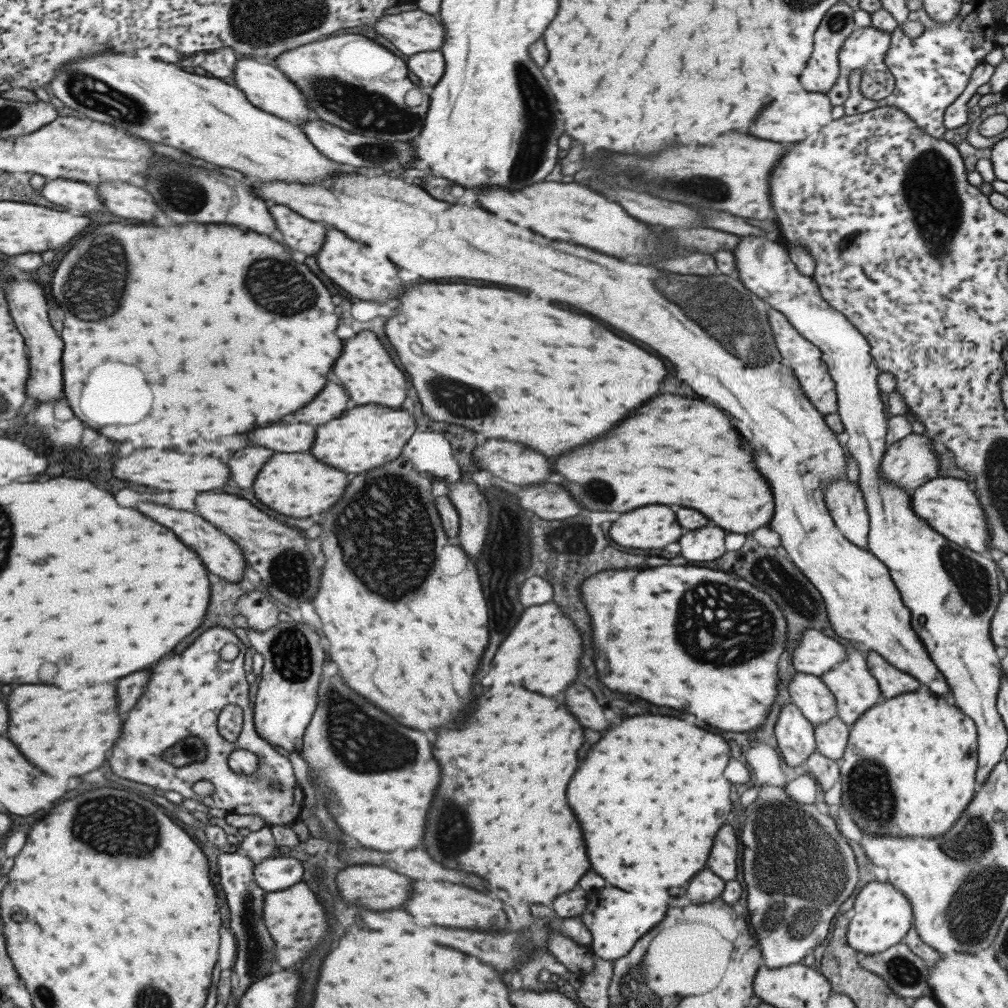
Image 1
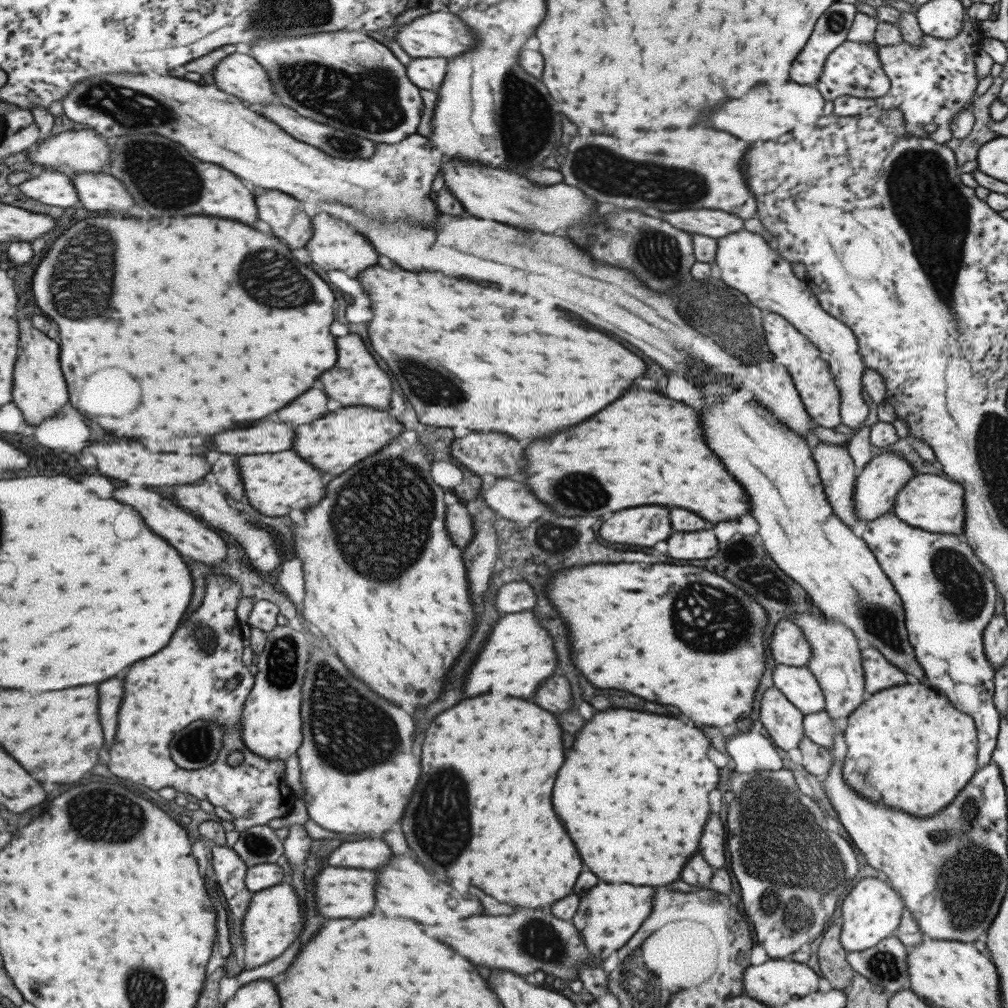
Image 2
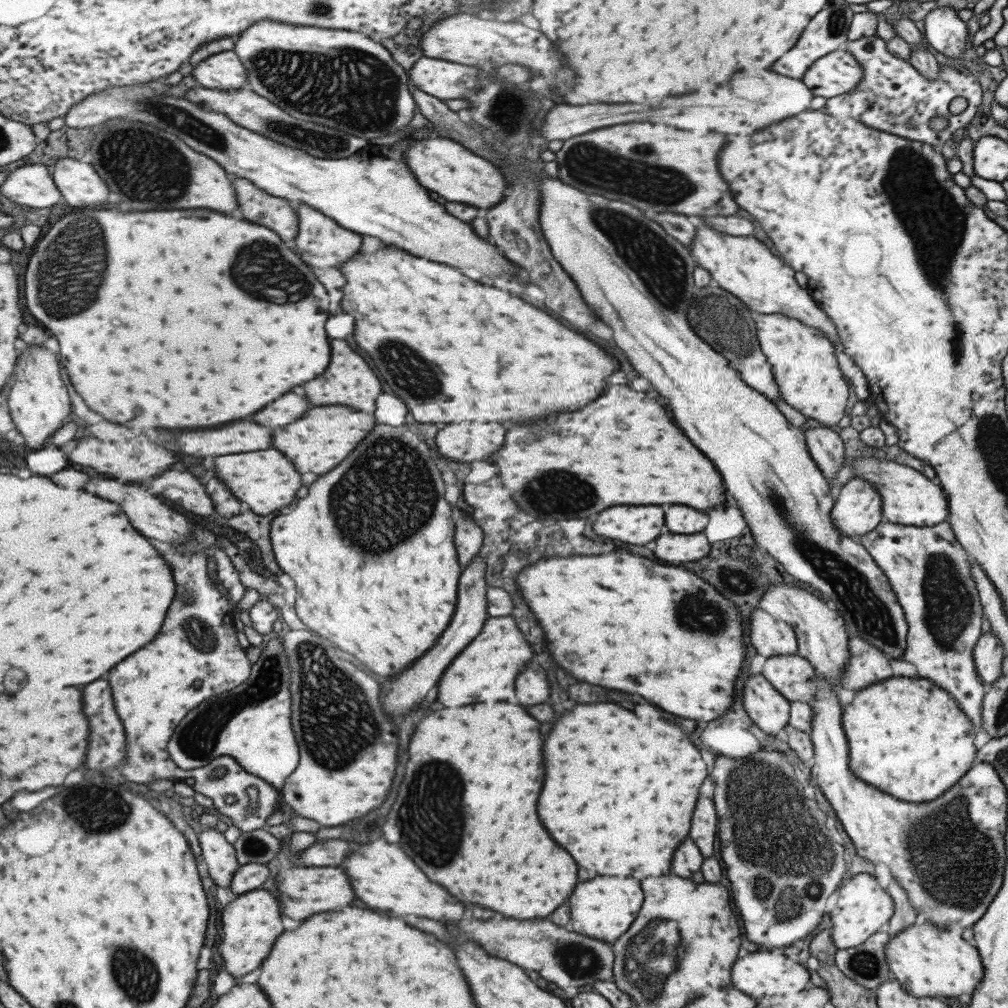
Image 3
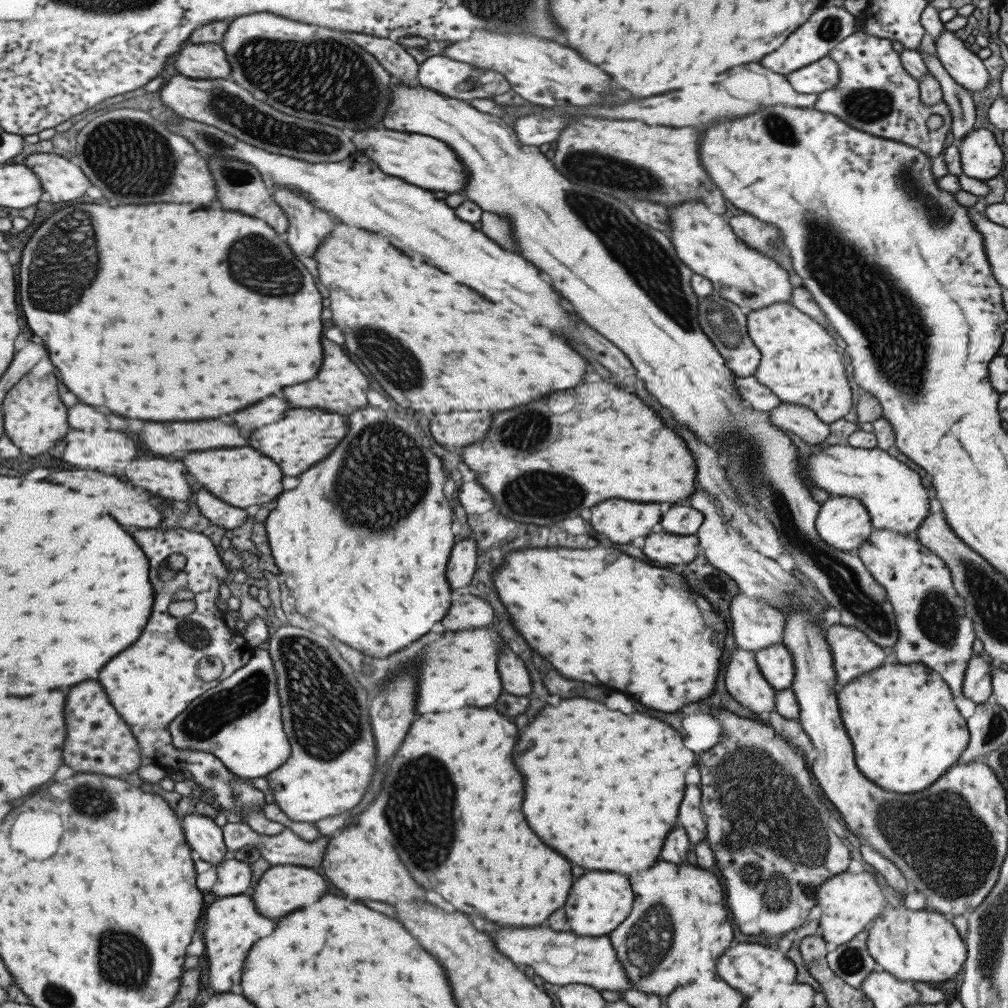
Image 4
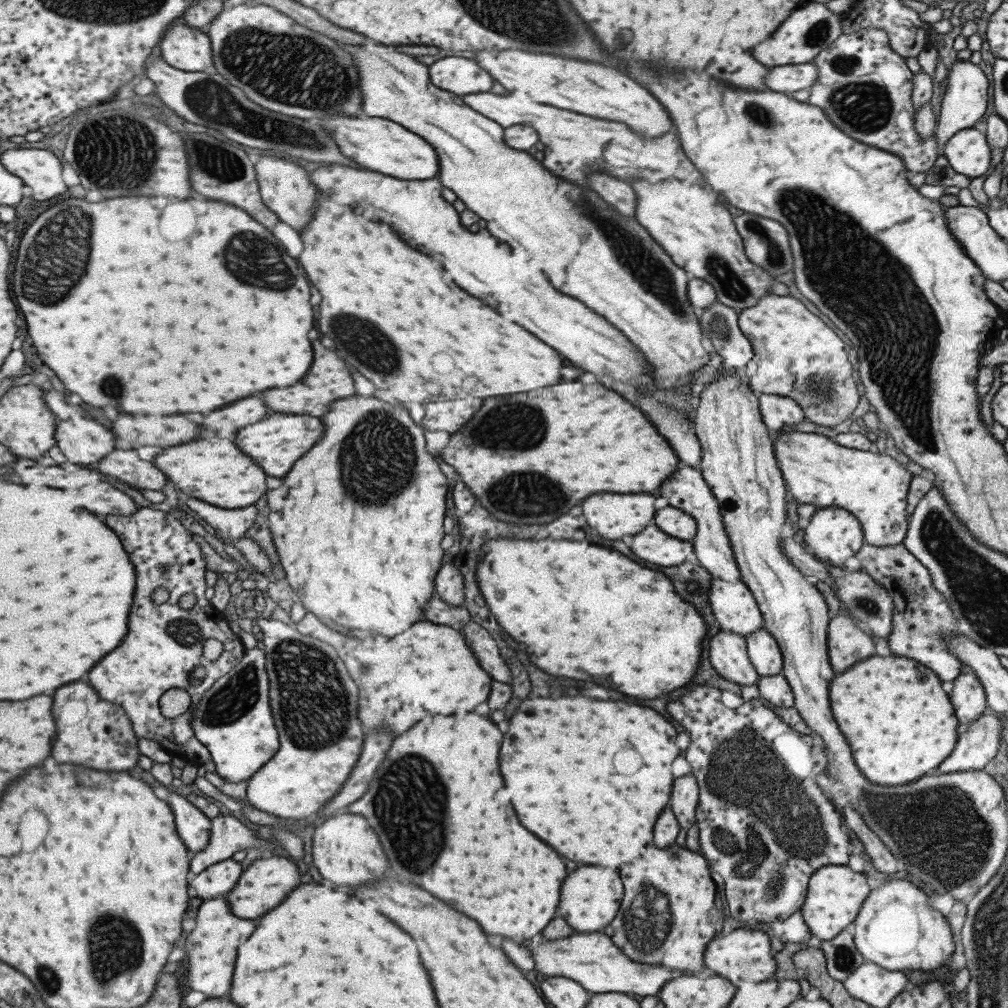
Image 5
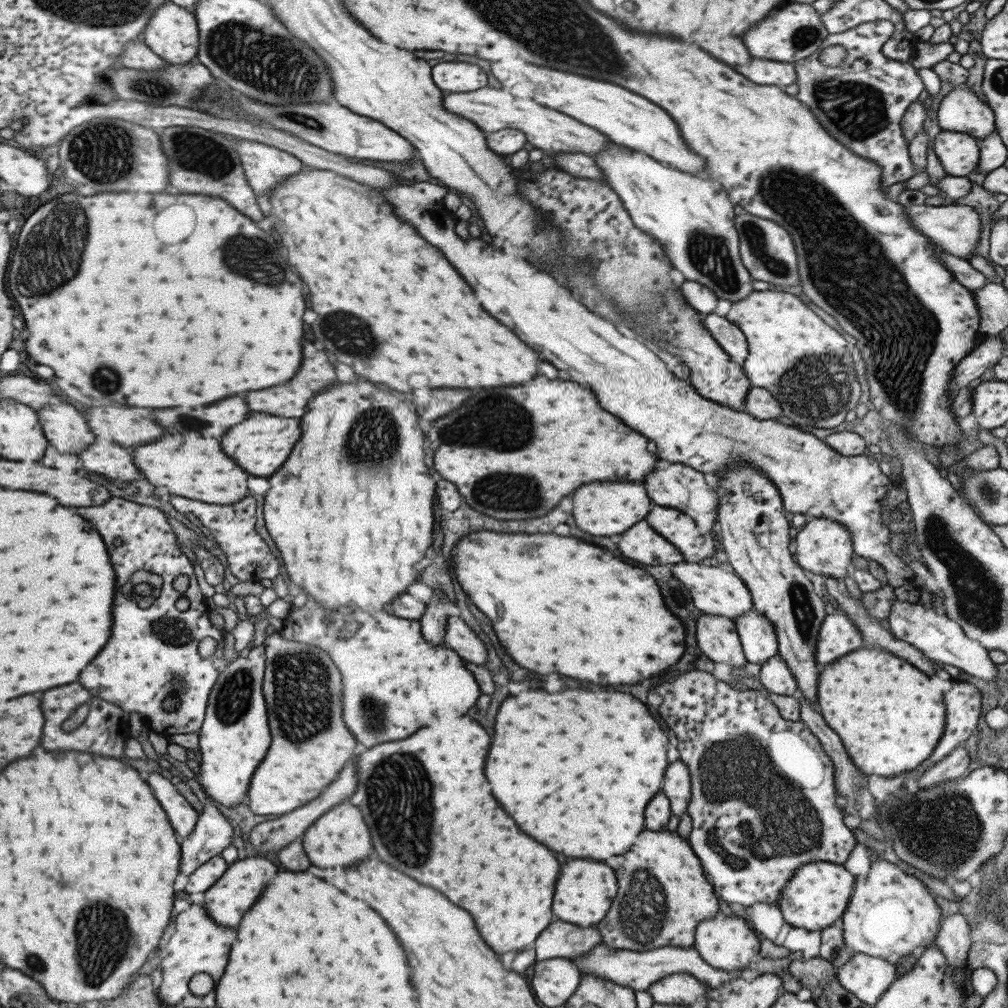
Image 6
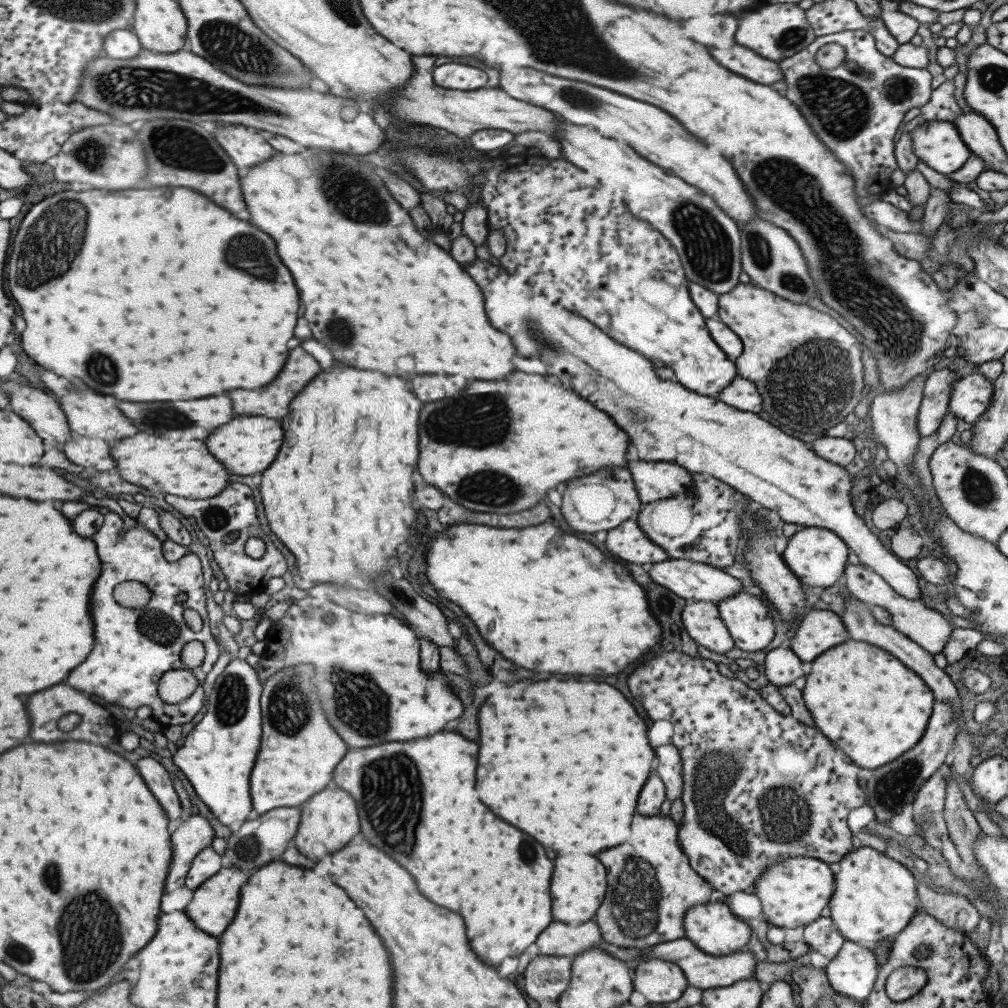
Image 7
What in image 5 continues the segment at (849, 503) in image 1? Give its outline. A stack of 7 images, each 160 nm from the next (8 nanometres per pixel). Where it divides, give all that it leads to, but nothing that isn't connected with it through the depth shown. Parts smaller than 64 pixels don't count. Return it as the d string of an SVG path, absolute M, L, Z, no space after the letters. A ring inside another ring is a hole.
M763 393L757 397L761 420L771 432L781 432L787 426L806 421L799 405L790 398Z

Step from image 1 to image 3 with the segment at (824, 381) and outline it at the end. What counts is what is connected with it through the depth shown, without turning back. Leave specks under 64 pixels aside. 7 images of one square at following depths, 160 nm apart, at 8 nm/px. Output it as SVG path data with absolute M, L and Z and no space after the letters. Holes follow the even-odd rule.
M779 313L756 314L754 328L760 351L771 366L780 399L811 423L827 427L835 424L844 415L849 390L837 367L832 342L821 331Z

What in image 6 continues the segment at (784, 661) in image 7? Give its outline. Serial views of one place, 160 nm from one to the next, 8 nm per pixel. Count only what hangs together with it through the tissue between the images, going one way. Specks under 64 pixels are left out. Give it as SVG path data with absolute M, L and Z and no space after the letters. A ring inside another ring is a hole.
M777 653L760 666L757 683L768 693L794 696L797 692L792 672Z

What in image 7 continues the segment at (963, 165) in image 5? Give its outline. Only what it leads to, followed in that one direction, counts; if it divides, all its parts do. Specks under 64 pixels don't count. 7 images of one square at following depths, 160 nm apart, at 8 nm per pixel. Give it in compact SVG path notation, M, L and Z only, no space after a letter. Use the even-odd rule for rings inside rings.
M917 120L912 124L910 139L918 160L945 176L955 172L971 155L952 122L923 120L918 125Z

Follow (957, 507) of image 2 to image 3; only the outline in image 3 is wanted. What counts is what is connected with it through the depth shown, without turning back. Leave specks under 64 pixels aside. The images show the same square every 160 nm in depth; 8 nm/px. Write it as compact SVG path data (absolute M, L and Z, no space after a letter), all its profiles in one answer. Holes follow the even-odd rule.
M857 457L848 464L854 476L866 480L878 492L883 520L891 524L924 527L947 521L949 516L945 493L936 481L930 481L923 473L890 460L873 457Z

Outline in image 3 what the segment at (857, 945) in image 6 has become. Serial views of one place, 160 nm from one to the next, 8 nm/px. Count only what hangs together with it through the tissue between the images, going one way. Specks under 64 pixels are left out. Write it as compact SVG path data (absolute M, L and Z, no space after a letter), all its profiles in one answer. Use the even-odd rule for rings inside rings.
M920 919L890 937L885 943L884 953L891 978L900 984L905 993L917 998L954 998L965 1003L971 1000L982 977L982 966L975 947L959 934Z

